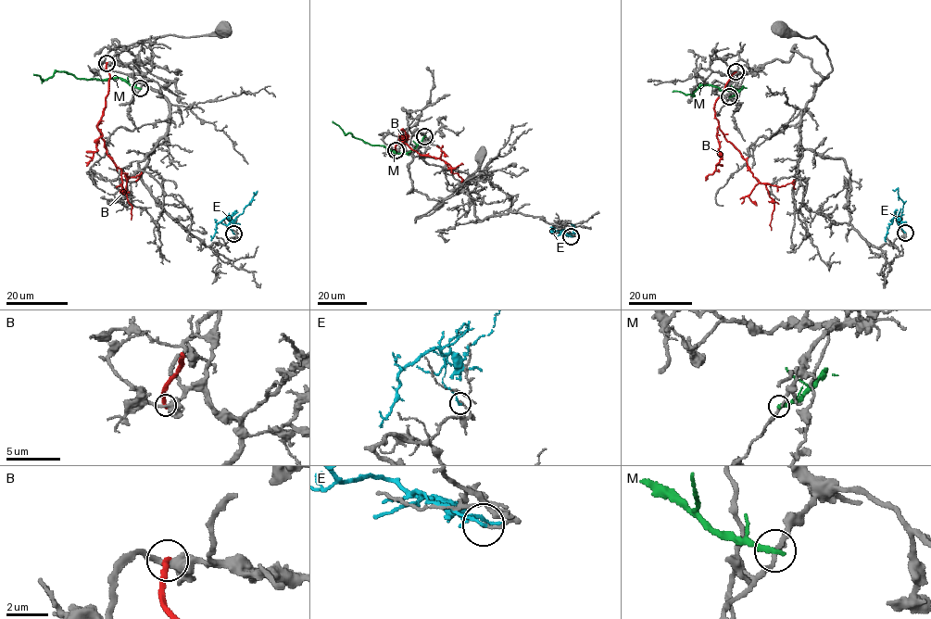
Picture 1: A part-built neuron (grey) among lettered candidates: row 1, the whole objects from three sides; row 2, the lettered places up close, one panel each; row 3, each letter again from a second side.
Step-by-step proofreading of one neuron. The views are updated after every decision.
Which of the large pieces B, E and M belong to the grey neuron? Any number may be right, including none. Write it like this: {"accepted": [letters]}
{"accepted": []}

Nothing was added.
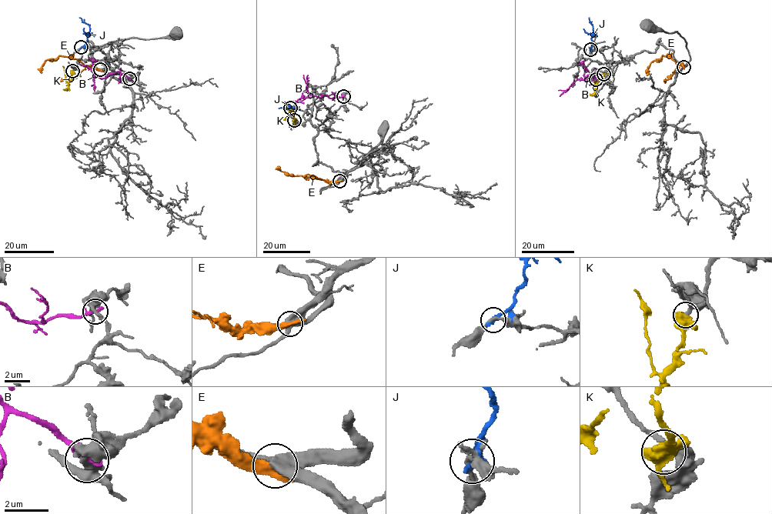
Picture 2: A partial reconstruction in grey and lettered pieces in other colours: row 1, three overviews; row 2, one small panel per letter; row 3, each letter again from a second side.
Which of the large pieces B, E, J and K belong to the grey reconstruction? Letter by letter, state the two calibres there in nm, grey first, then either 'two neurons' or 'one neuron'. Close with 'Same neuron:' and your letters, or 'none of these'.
B: 280 nm thick on the grey side, 240 nm on the other; two neurons
E: 440 nm thick on the grey side, 360 nm on the other; two neurons
J: 220 nm thick on the grey side, 320 nm on the other; two neurons
K: 200 nm thick on the grey side, 460 nm on the other; one neuron
Same neuron: K

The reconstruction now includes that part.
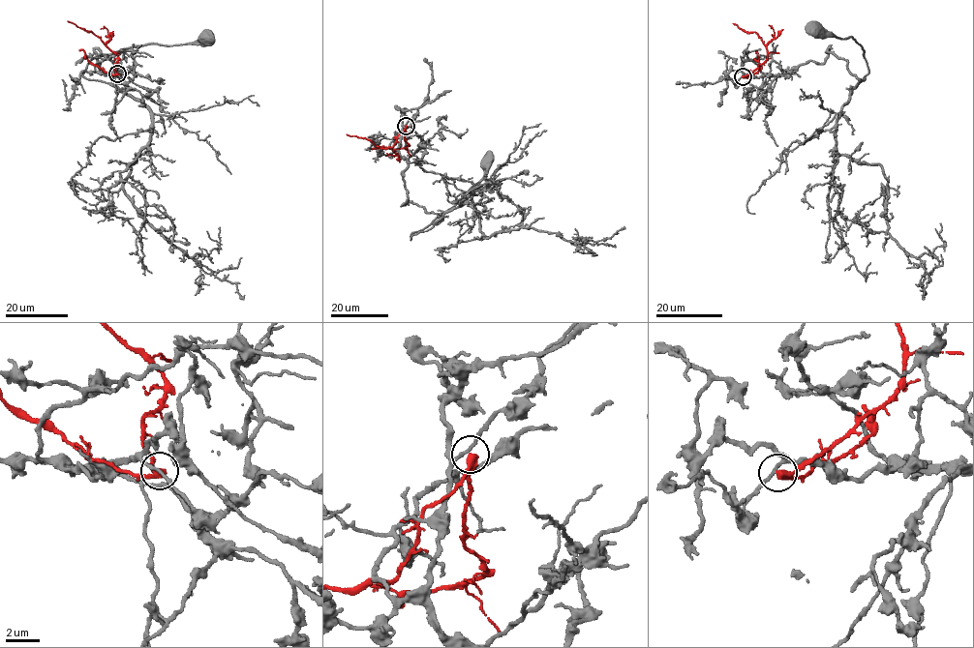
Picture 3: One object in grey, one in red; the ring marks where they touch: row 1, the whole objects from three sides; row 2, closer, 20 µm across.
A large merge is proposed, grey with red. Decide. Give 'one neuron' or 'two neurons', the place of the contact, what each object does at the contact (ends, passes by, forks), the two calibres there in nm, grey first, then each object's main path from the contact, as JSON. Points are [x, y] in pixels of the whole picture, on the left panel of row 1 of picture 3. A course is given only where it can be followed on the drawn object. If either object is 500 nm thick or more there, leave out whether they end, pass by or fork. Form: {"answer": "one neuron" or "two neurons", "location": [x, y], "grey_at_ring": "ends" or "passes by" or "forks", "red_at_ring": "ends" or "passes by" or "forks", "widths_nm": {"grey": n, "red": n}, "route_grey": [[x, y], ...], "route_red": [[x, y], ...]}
{"answer": "two neurons", "location": [117, 73], "grey_at_ring": "passes by", "red_at_ring": "passes by", "widths_nm": {"grey": 180, "red": 340}, "route_grey": [[116, 73], [100, 73], [106, 73], [95, 48], [122, 81], [83, 76], [95, 57], [206, 37]], "route_red": [[117, 73], [113, 67], [118, 58], [99, 37], [67, 20]]}

